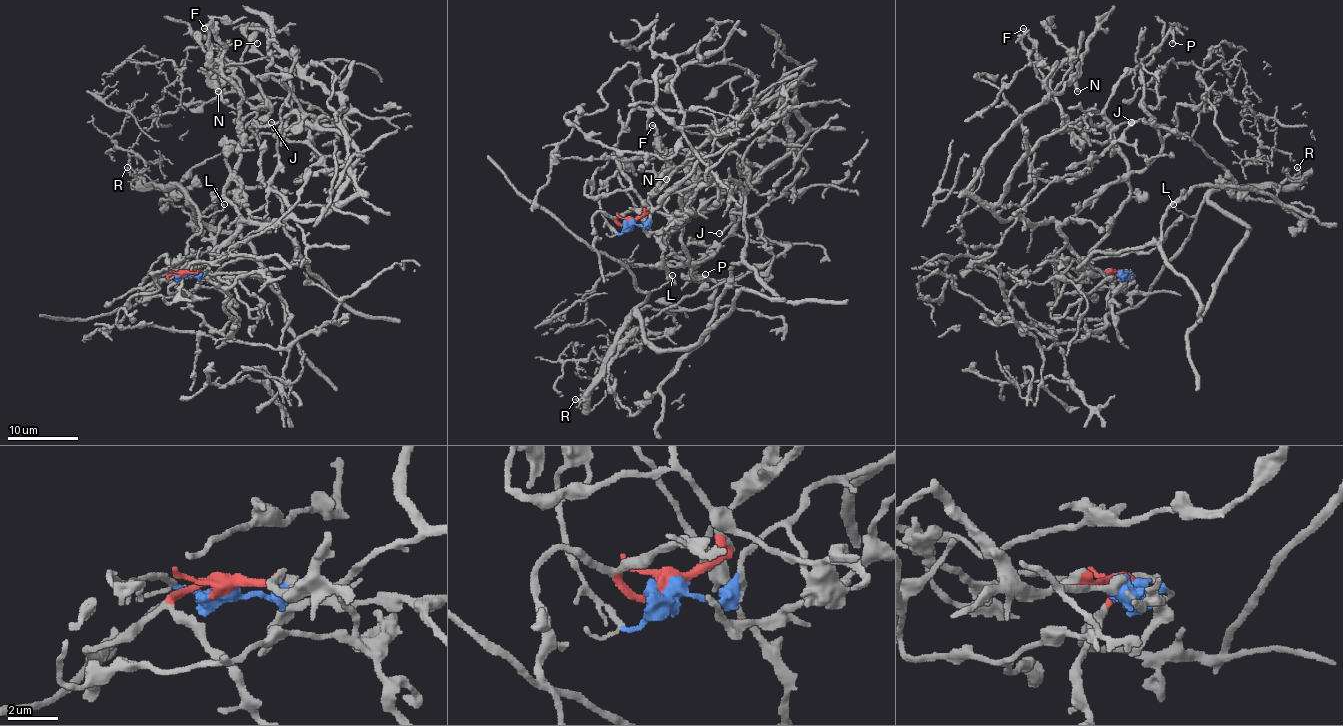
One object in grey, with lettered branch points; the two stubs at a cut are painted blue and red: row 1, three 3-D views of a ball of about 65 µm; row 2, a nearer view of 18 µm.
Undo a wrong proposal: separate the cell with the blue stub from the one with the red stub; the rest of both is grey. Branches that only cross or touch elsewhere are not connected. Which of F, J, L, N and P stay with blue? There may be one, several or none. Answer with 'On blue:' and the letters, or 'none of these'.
On blue: F, L

